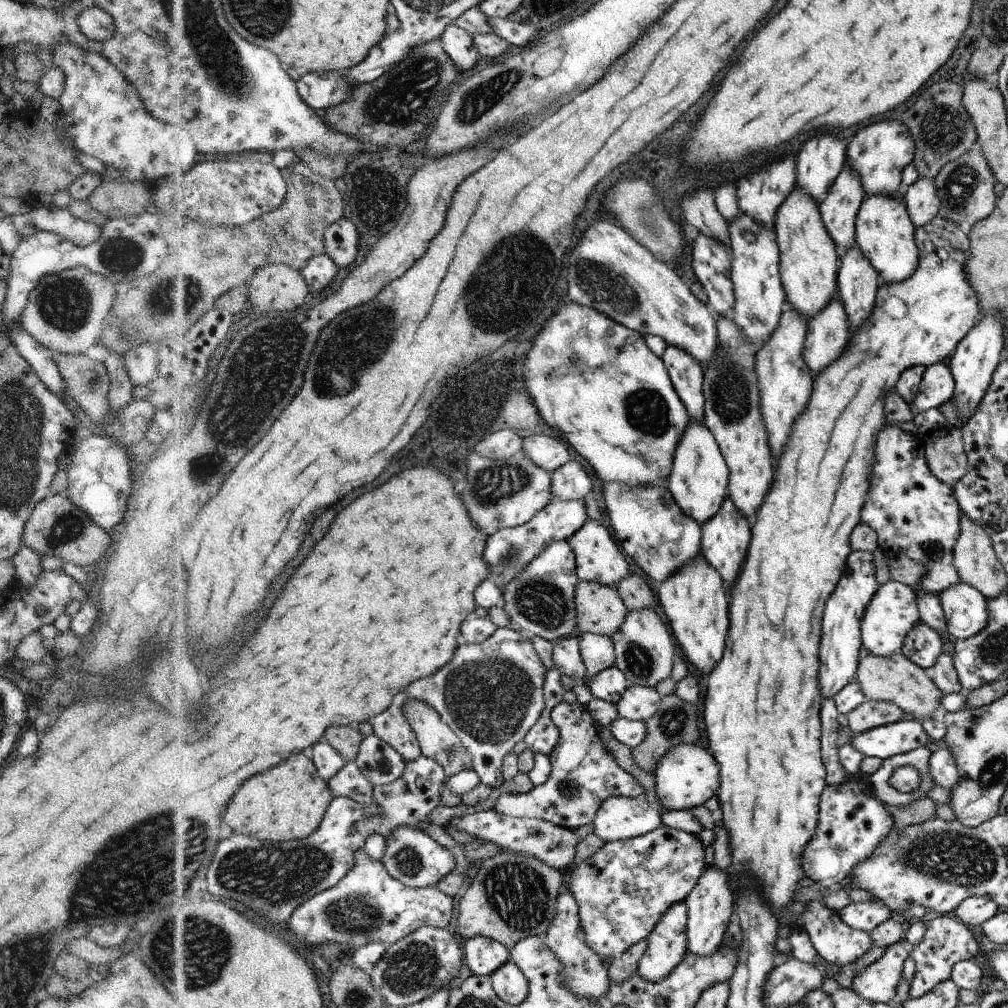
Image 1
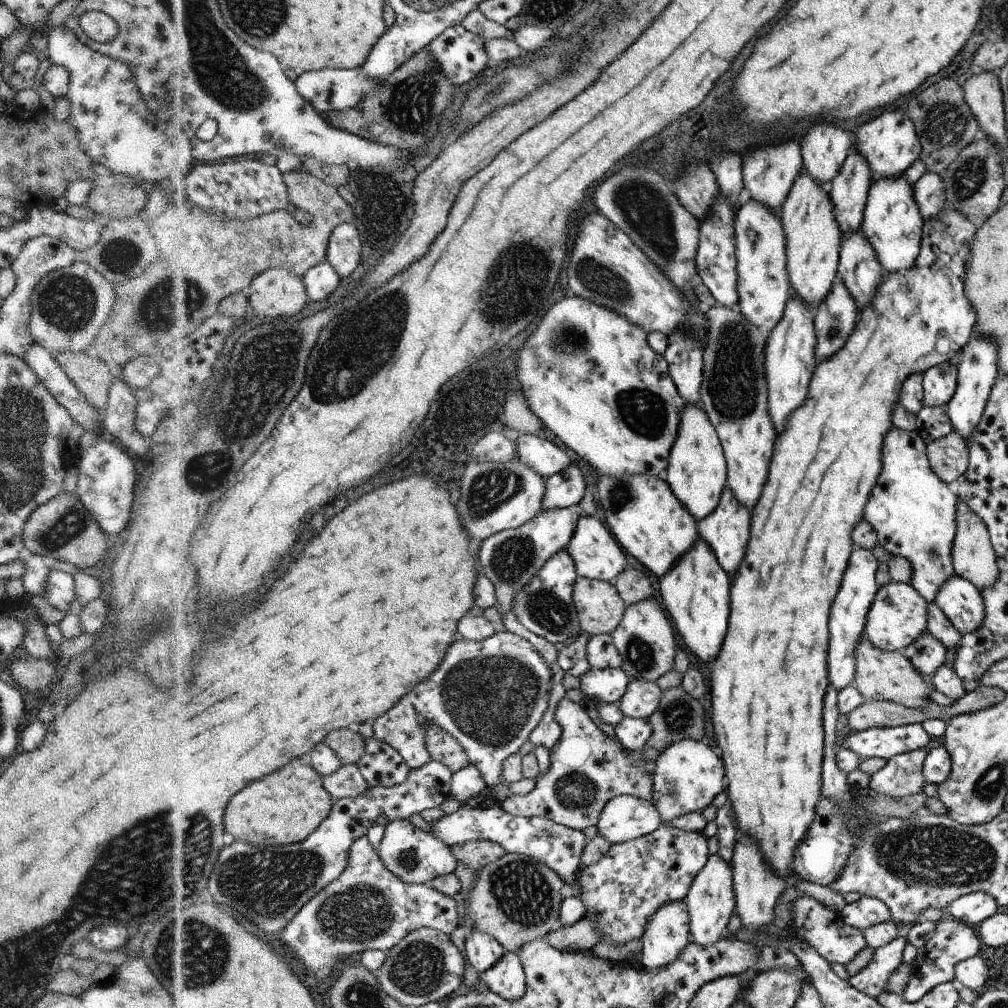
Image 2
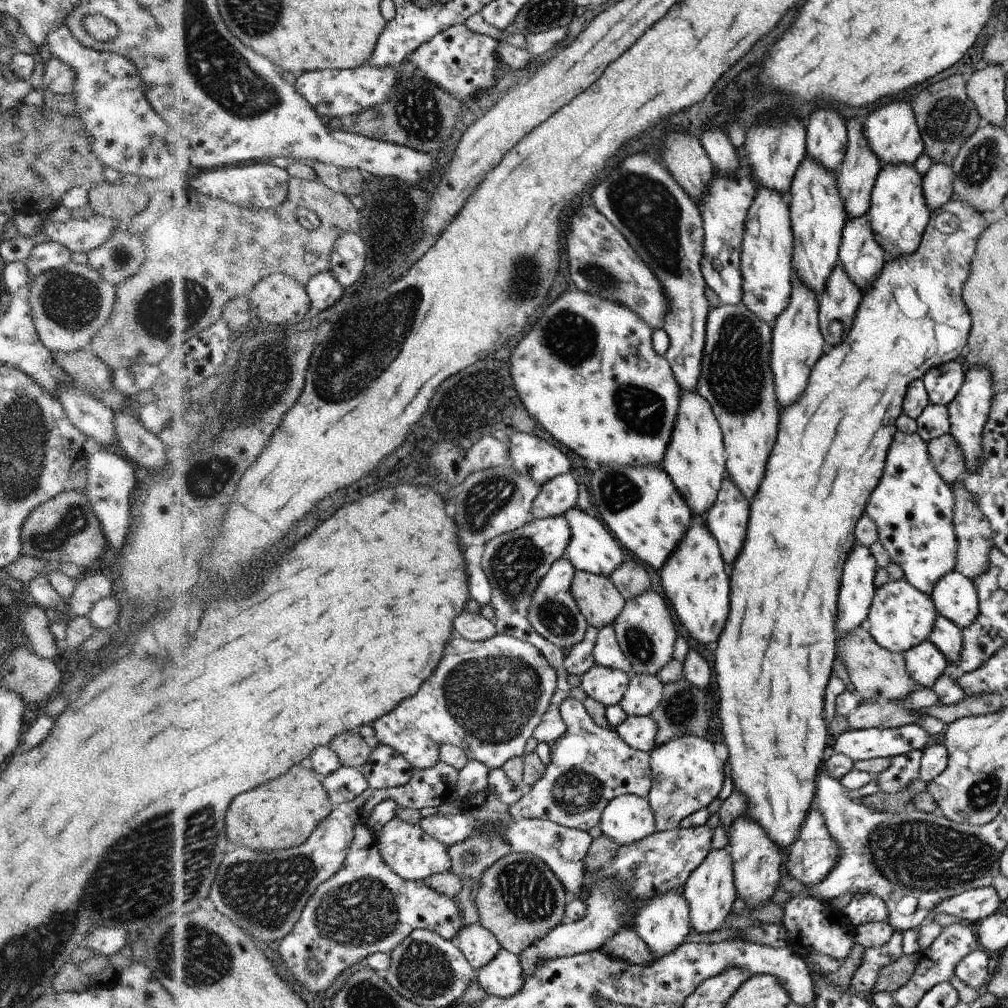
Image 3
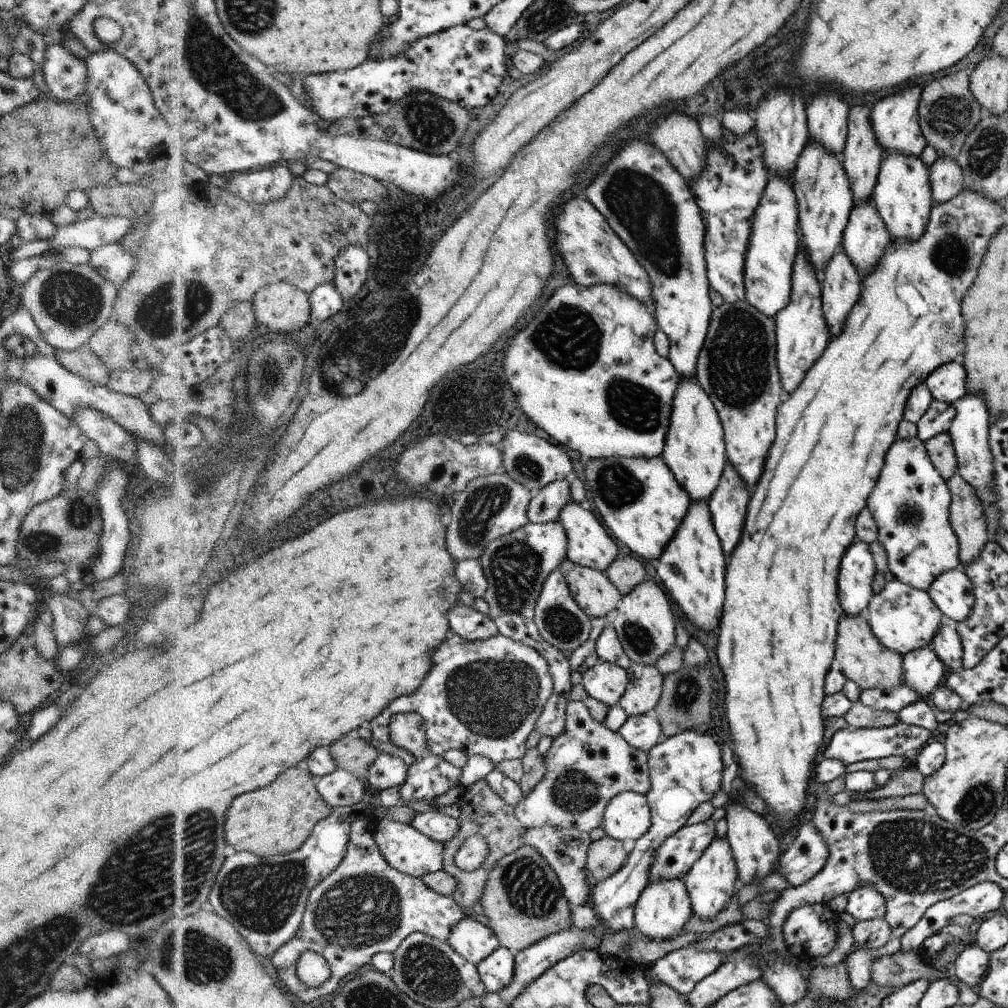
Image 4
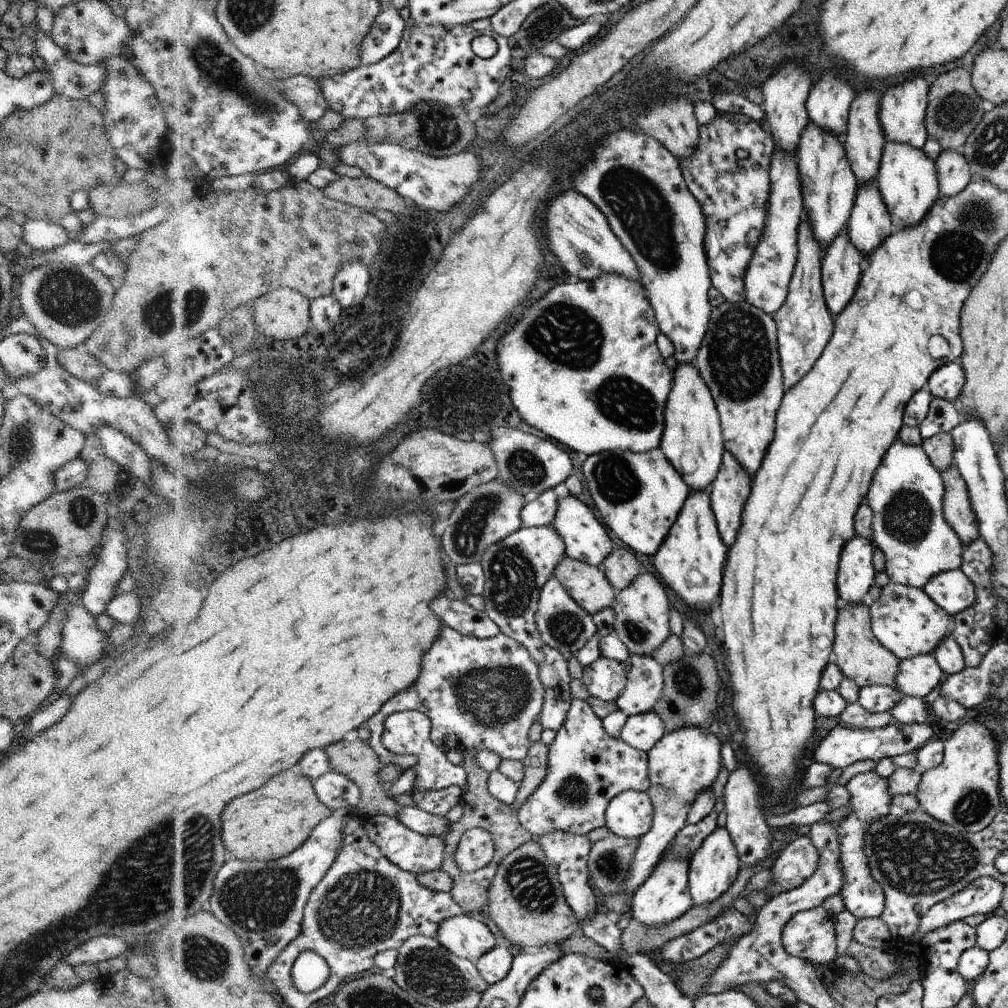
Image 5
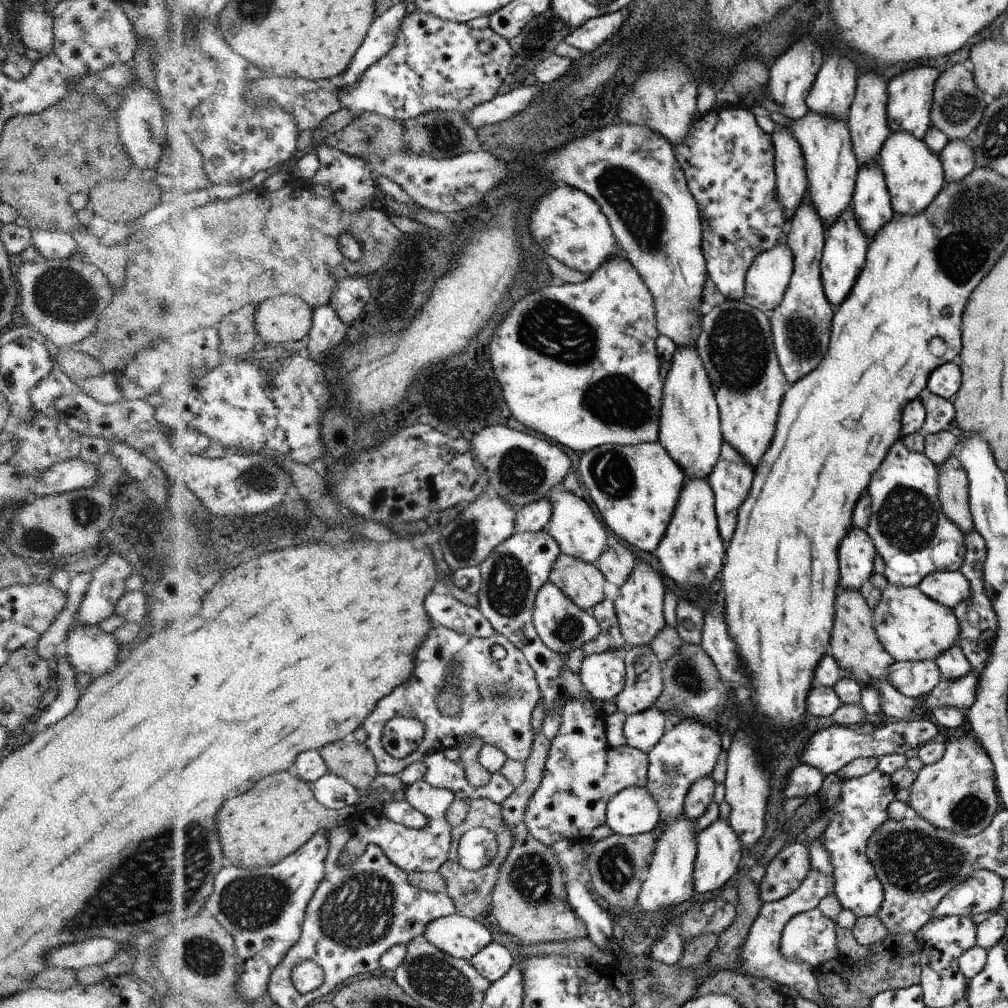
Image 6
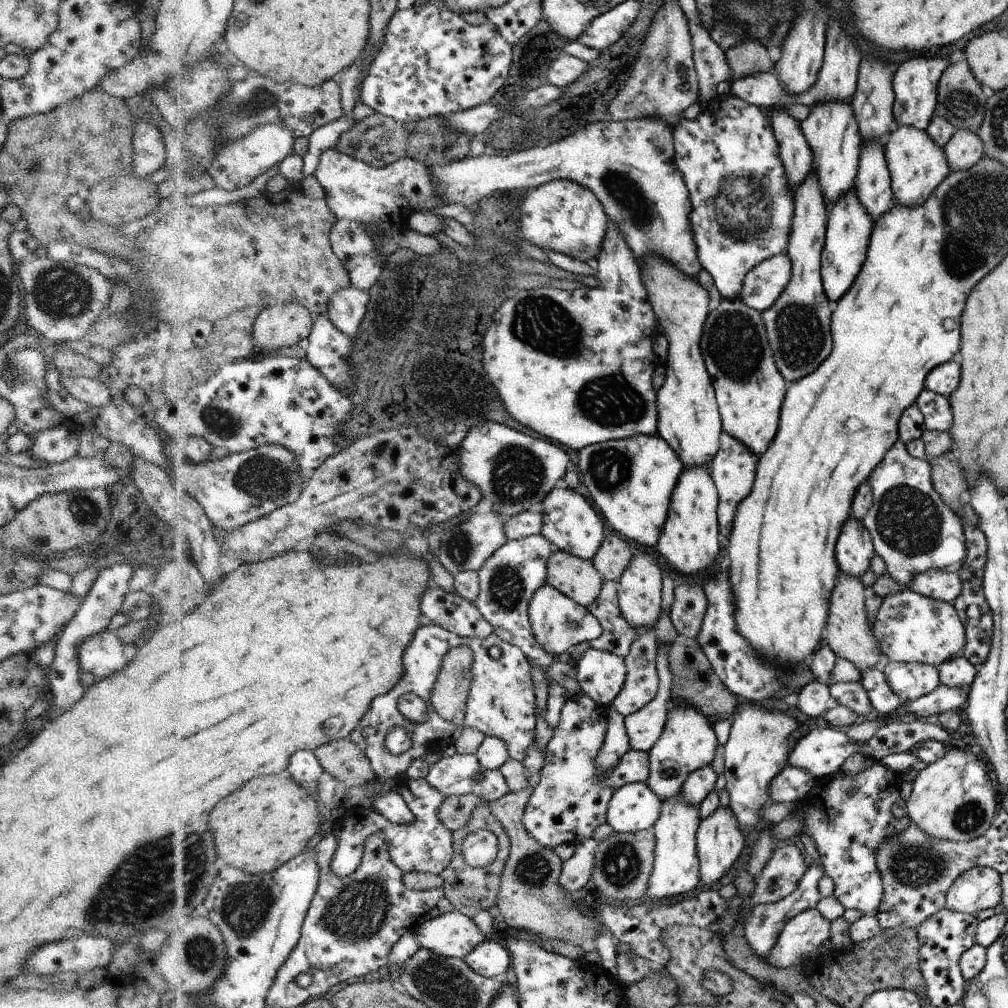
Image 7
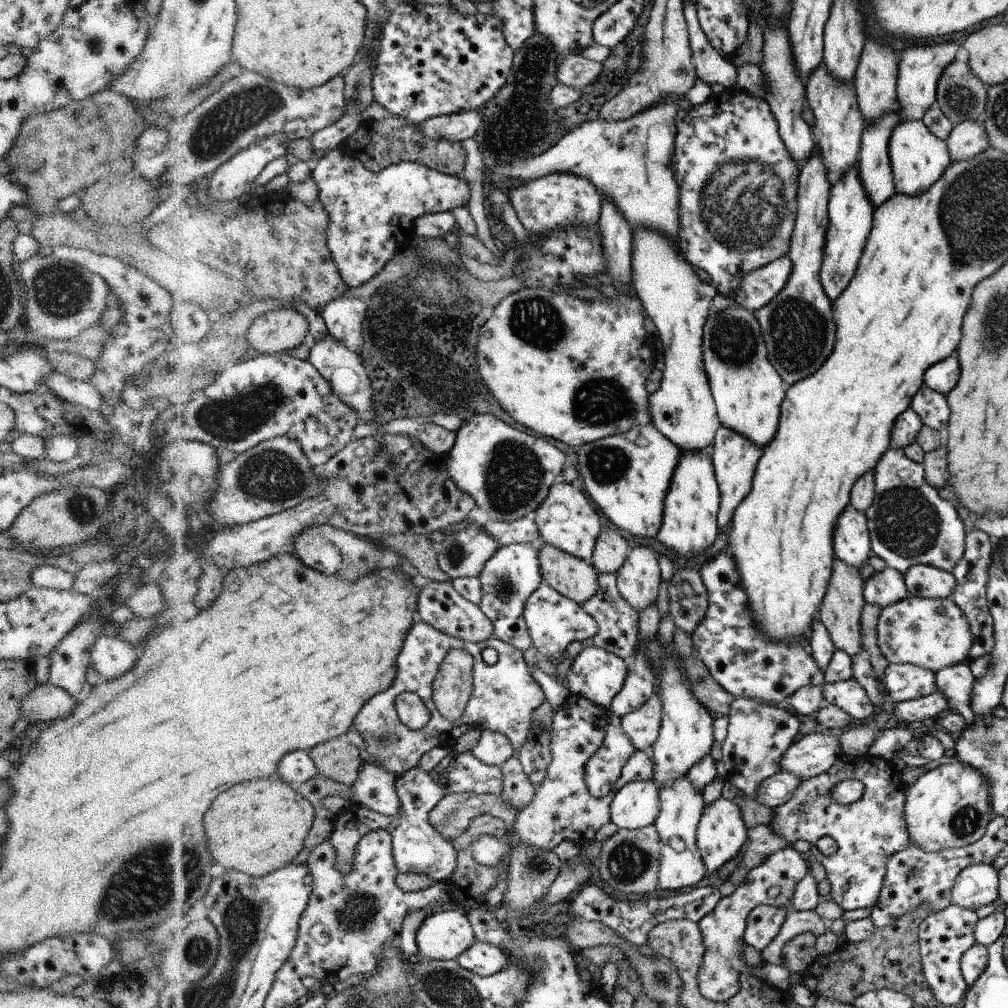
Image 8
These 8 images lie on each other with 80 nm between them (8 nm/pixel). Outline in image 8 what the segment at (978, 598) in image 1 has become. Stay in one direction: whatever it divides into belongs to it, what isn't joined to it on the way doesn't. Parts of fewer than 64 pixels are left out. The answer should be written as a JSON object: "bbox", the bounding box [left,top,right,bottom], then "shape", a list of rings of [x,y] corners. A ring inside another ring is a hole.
{"bbox":[904,565,957,598],"shape":[[[914,565],[904,577],[912,597],[951,598],[957,586],[957,579],[951,572],[935,566]]]}

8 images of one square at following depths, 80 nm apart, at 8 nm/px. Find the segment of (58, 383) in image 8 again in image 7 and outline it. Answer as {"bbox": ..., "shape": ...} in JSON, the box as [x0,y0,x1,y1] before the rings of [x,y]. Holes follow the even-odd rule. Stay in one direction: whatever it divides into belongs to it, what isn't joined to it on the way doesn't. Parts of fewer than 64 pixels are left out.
{"bbox":[60,377,111,407],"shape":[[[60,377],[63,387],[76,399],[93,407],[101,407],[111,403],[110,389],[97,378]]]}

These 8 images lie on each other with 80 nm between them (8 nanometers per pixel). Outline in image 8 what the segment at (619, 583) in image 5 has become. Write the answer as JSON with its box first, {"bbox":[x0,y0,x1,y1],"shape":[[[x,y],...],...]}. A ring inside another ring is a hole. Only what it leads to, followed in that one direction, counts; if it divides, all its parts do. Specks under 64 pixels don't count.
{"bbox":[590,527,630,574],"shape":[[[606,527],[601,530],[601,534],[597,538],[590,563],[598,574],[616,573],[630,551],[628,542],[618,529]]]}

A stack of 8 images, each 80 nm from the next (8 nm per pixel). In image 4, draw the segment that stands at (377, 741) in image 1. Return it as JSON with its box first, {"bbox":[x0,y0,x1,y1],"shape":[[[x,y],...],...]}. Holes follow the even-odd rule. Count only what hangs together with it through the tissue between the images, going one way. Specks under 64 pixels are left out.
{"bbox":[367,754,411,792],"shape":[[[381,754],[367,774],[368,782],[378,792],[402,787],[407,783],[410,769],[411,766],[402,757]]]}

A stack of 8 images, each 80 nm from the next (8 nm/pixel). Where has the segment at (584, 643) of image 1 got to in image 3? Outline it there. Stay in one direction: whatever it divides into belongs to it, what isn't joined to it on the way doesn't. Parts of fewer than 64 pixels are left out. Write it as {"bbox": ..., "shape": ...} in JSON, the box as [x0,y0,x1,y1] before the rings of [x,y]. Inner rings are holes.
{"bbox":[593,624,633,674],"shape":[[[607,624],[596,633],[597,637],[593,646],[595,664],[611,669],[622,669],[630,674],[633,666],[617,641],[615,626]]]}

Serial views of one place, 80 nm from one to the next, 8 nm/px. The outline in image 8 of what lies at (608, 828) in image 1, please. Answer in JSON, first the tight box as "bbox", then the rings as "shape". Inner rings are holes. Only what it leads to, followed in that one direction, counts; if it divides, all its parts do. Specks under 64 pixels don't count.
{"bbox":[611,780,661,829],"shape":[[[652,780],[629,782],[613,798],[611,821],[619,829],[641,829],[654,824],[658,810],[661,800]]]}

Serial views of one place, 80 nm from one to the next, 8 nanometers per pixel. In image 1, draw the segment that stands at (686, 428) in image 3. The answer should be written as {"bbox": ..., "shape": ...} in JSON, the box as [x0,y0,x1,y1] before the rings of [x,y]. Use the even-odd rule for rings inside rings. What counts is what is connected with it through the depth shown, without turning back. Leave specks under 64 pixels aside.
{"bbox":[668,419,729,526],"shape":[[[692,419],[689,421],[690,426],[685,426],[686,438],[682,438],[682,446],[677,446],[678,454],[673,456],[674,474],[669,474],[668,489],[684,513],[704,526],[706,521],[720,512],[728,496],[729,468],[713,432],[703,420],[702,423]]]}

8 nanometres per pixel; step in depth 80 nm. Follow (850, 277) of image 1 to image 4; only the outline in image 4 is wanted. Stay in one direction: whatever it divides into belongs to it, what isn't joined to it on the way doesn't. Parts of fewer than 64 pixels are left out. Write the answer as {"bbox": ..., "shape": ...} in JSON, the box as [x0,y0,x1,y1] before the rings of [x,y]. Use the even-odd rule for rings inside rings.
{"bbox":[842,201,891,279],"shape":[[[871,201],[857,203],[845,228],[842,250],[849,255],[862,279],[870,274],[891,241],[874,204]]]}

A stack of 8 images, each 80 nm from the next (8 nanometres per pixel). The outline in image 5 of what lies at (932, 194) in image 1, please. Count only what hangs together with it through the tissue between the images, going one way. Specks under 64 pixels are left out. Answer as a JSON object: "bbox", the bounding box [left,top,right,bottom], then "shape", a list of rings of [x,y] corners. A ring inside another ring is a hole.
{"bbox":[936,149,972,196],"shape":[[[944,149],[936,159],[941,196],[952,196],[972,179],[970,167],[960,150]]]}

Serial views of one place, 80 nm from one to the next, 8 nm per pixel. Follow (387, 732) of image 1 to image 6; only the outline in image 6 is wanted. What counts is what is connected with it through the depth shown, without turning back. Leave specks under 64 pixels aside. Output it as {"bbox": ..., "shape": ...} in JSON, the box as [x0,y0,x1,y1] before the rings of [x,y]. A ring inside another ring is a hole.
{"bbox":[364,624,540,776],"shape":[[[433,624],[432,632],[425,638],[425,644],[418,649],[417,652],[417,668],[413,677],[399,686],[389,697],[383,698],[377,709],[367,718],[364,728],[367,731],[368,738],[366,744],[373,750],[379,771],[381,774],[396,774],[400,776],[411,764],[416,761],[422,761],[427,751],[438,751],[449,748],[458,748],[462,741],[468,735],[476,735],[480,737],[485,744],[494,745],[502,749],[506,758],[524,763],[530,756],[530,748],[532,746],[532,738],[534,738],[534,730],[532,730],[532,710],[540,700],[540,690],[536,684],[537,676],[534,676],[534,669],[530,668],[530,662],[526,662],[524,653],[518,650],[514,643],[511,643],[504,635],[495,632],[492,637],[473,637],[469,634],[460,634],[450,630],[448,627]],[[494,644],[500,644],[507,650],[507,655],[502,660],[496,660],[492,657],[491,650]],[[450,669],[457,672],[459,678],[459,695],[462,697],[461,712],[458,717],[445,717],[436,706],[436,695],[443,689],[445,685],[445,676]],[[397,716],[414,716],[422,719],[425,728],[423,739],[419,749],[408,755],[404,759],[396,759],[386,752],[384,748],[384,730],[388,726],[388,722]]]}

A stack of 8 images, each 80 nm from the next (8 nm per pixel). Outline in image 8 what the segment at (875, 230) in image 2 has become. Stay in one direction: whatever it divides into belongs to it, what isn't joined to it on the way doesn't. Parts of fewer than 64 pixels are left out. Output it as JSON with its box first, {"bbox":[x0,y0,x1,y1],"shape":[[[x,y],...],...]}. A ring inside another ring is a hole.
{"bbox":[889,119,952,197],"shape":[[[906,119],[893,128],[889,140],[889,159],[893,170],[895,192],[907,194],[909,197],[917,197],[917,194],[932,188],[952,162],[948,142],[938,138],[922,119]]]}

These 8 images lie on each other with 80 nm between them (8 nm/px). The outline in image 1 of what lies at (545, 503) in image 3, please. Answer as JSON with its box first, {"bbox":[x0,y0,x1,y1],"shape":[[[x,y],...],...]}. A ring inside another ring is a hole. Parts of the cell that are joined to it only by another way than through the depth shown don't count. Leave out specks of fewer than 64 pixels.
{"bbox":[550,460,592,501],"shape":[[[569,460],[551,474],[550,501],[577,501],[592,494],[592,482],[576,460]]]}

